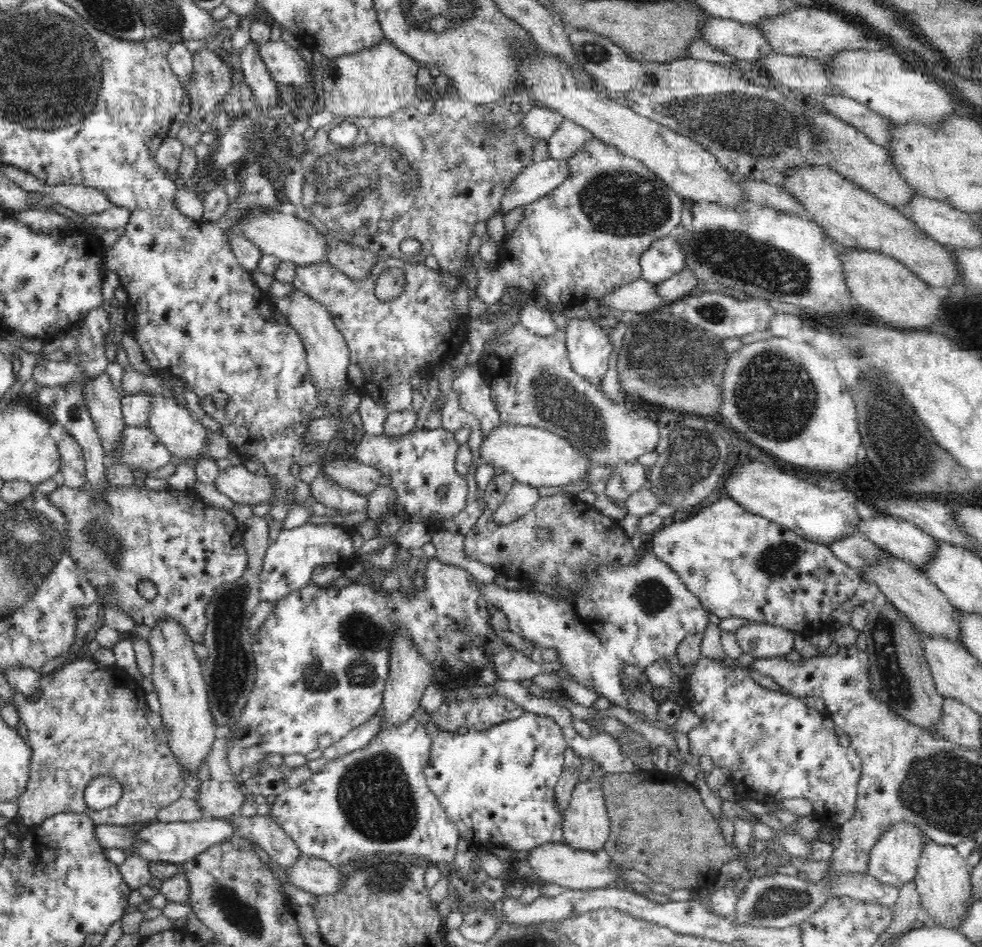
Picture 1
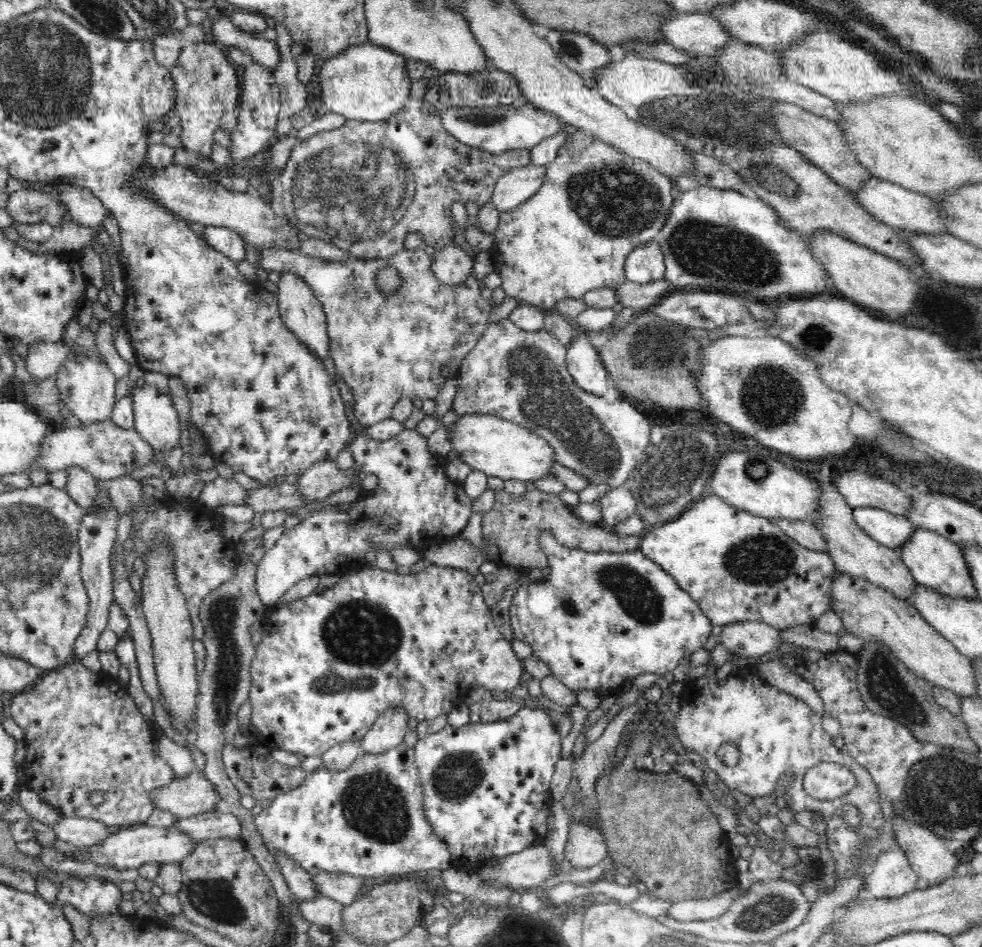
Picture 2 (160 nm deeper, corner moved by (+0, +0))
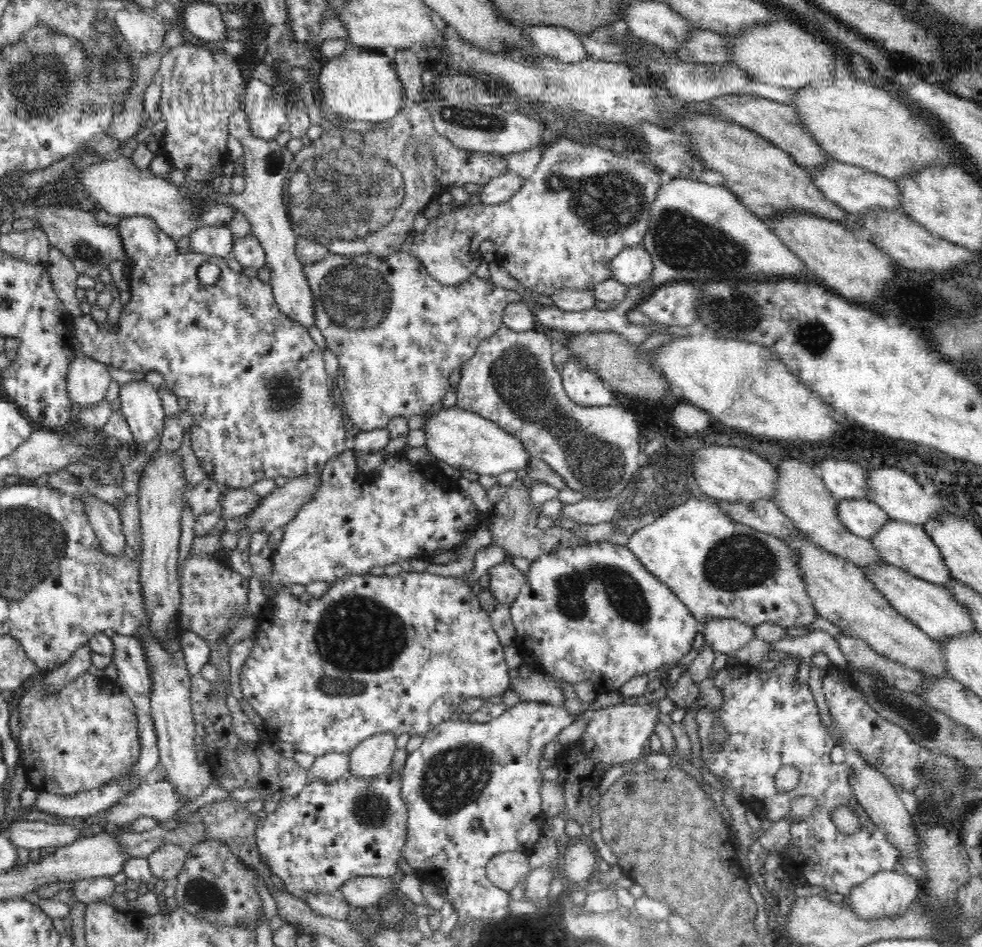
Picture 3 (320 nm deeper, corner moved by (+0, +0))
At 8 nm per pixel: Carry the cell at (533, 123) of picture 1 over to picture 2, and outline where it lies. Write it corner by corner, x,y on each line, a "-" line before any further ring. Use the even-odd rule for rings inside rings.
486,100
468,108
444,108
440,113
440,121
448,134
460,143
492,154
502,154
511,150
530,150
542,140
559,133
559,117
536,109
530,104
505,108
502,104
492,105
-
464,112
464,114
462,114

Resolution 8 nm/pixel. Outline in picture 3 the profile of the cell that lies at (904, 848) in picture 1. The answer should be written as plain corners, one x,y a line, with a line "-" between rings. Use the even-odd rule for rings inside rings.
878,871
872,878
856,886
849,894
850,908
855,912
856,917
871,921
872,919
893,919
903,915
907,906
916,900
921,893
920,882
911,880
897,871

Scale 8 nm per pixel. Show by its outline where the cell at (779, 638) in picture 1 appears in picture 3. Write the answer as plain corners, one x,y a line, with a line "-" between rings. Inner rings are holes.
738,619
698,621
696,634
698,634
698,645
706,644
715,652
727,655
740,650
754,638
752,626
740,622

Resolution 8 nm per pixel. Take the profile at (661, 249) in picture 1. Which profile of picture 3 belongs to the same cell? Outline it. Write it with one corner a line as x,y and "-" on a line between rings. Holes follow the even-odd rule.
642,244
624,249
610,264
611,278
624,285
638,285
650,278
653,263

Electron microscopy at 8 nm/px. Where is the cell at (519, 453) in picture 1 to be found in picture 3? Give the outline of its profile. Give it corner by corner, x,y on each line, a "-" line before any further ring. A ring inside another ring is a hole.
457,406
442,408
435,414
425,416
422,430
424,447
432,456
462,471
498,476
508,470
524,468
530,460
530,455
524,451
524,446
518,437
510,435
494,421
469,411
462,411

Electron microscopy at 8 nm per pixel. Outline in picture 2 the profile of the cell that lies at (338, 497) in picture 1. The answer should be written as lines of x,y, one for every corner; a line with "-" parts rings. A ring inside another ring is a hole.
282,483
274,487
261,487
248,490
242,505
250,507
254,514
262,515
268,511
282,510
282,508
298,508
306,504
302,501
296,485

